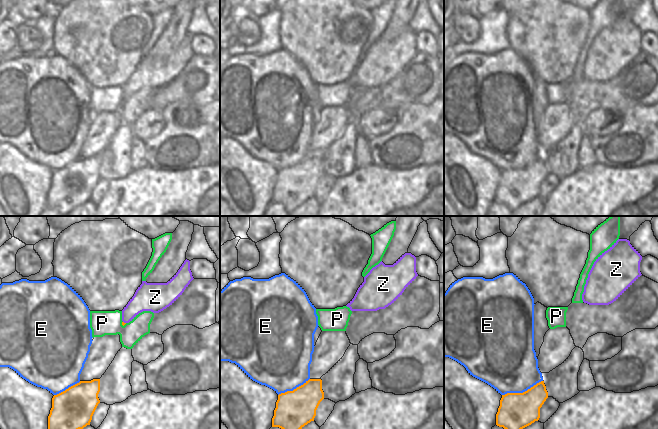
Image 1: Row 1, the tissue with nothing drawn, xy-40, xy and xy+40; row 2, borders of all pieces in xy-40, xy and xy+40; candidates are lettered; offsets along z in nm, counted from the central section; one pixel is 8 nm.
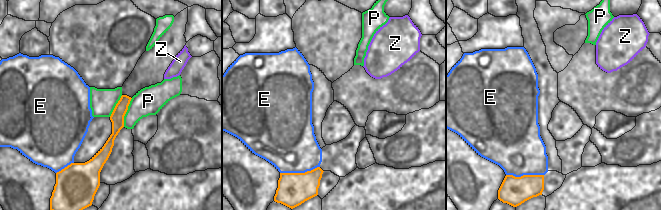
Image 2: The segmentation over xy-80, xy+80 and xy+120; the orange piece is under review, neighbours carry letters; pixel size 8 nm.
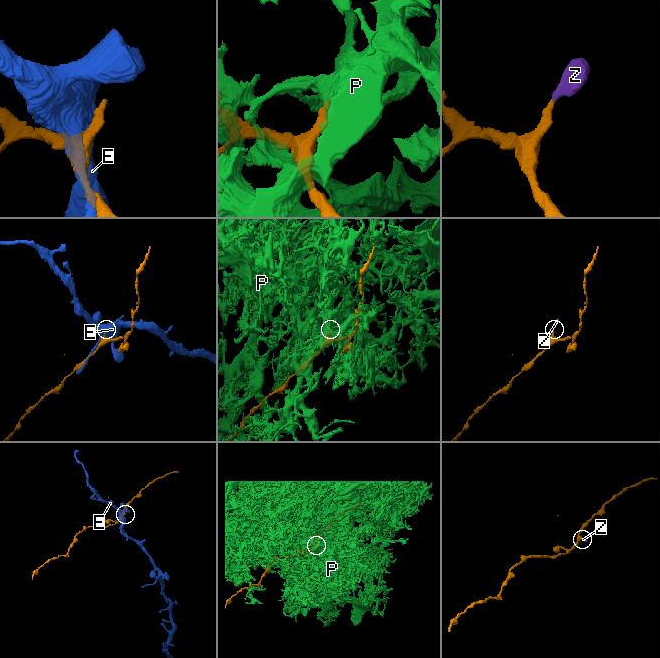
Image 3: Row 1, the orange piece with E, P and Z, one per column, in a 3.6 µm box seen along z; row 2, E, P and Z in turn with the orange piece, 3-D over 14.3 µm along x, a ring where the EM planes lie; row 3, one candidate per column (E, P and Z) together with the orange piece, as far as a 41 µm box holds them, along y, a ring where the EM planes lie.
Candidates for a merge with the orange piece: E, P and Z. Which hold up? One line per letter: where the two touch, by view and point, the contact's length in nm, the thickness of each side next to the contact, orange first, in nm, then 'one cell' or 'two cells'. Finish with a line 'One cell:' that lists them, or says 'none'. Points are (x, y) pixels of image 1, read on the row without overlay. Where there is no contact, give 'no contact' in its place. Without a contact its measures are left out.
E: contact xy+40 (523, 168); length 340 nm; calibres 280 and 440 nm; two cells
P: contact xy-40 (123, 101); length 50 nm; calibres 20 and 200 nm; two cells
Z: contact xy-40 (123, 98); length 30 nm; calibres 20 and 190 nm; one cell
One cell: Z

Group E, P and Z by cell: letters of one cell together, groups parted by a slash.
E / P / Z

